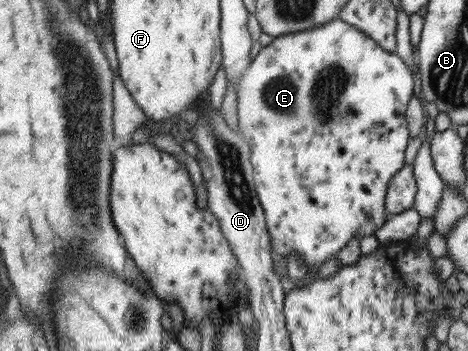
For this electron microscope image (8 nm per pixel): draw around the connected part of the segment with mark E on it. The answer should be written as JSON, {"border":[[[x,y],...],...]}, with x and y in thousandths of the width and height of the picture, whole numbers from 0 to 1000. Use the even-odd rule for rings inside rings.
{"border":[[[718,51],[658,85],[585,105],[581,120],[558,134],[530,179],[502,251],[506,370],[513,387],[528,399],[545,556],[562,598],[579,707],[594,724],[594,741],[605,761],[615,724],[630,718],[645,735],[658,769],[675,772],[692,741],[718,735],[726,707],[735,707],[761,667],[767,667],[767,678],[774,678],[774,670],[797,670],[821,638],[831,613],[821,587],[829,516],[865,470],[863,422],[874,390],[865,313],[882,268],[880,205],[853,160],[816,142],[763,80]]]}

